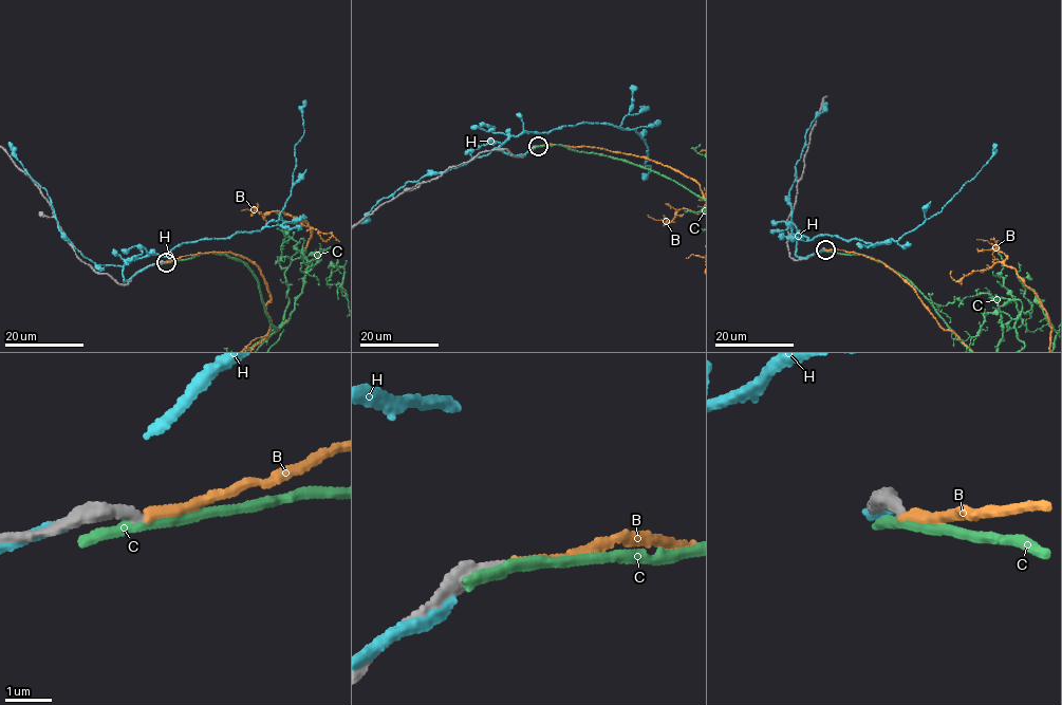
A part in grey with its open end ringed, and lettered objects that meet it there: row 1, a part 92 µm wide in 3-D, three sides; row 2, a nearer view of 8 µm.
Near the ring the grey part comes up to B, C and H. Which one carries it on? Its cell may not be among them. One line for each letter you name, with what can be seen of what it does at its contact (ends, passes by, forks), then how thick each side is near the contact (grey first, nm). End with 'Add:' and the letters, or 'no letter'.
B: it ends there; 240 nm thick on the grey side, 180 nm on the other
Add: B

